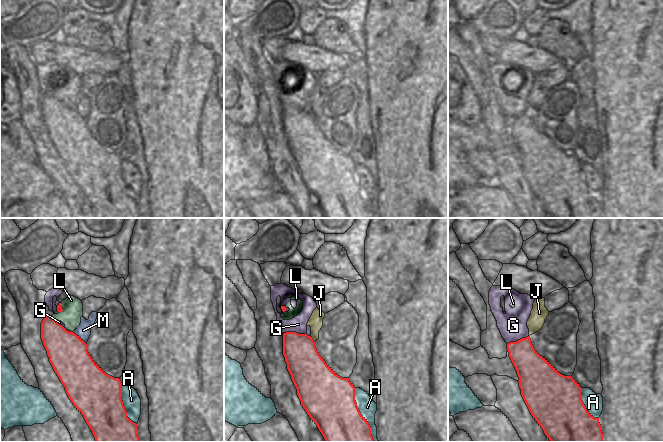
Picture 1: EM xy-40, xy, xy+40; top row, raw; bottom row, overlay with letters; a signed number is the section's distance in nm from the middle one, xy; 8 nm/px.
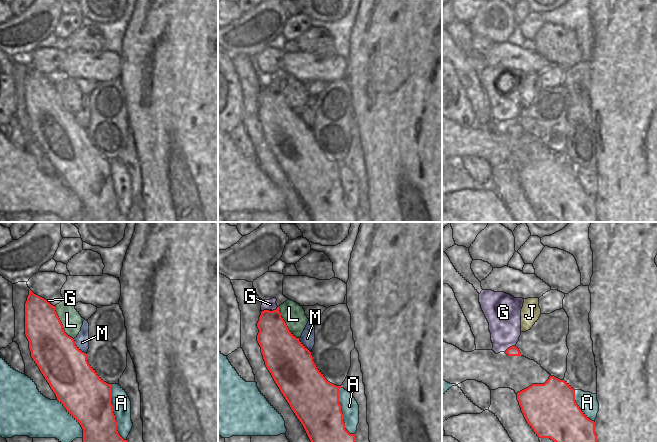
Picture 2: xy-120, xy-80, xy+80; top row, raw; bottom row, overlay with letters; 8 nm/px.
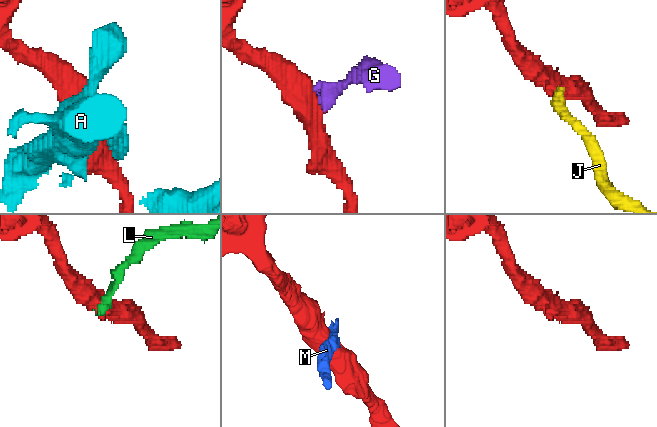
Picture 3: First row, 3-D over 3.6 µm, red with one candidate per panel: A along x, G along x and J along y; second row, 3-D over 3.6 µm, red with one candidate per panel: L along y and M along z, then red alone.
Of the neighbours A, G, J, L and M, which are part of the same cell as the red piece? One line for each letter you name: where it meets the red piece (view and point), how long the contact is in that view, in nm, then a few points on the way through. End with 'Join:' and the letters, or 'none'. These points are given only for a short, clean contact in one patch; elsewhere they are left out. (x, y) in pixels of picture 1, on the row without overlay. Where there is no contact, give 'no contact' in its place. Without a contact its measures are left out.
Join: none

